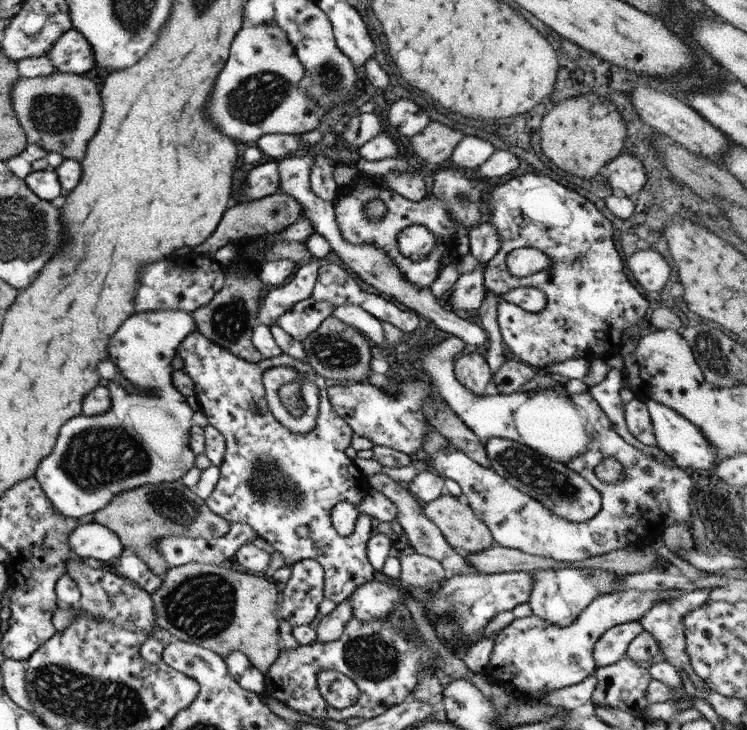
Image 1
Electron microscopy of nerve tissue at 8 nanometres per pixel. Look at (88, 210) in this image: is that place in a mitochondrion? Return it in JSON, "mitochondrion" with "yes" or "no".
{"mitochondrion":"no"}

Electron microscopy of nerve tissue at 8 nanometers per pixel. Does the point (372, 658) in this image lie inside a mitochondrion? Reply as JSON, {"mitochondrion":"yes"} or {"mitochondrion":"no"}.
{"mitochondrion":"yes"}

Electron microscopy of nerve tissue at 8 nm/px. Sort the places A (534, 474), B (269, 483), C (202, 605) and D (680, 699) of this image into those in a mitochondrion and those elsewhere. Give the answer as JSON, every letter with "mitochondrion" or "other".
{"A":"mitochondrion","B":"mitochondrion","C":"mitochondrion","D":"other"}

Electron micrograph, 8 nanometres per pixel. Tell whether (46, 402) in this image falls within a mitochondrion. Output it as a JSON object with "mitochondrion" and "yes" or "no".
{"mitochondrion":"no"}

